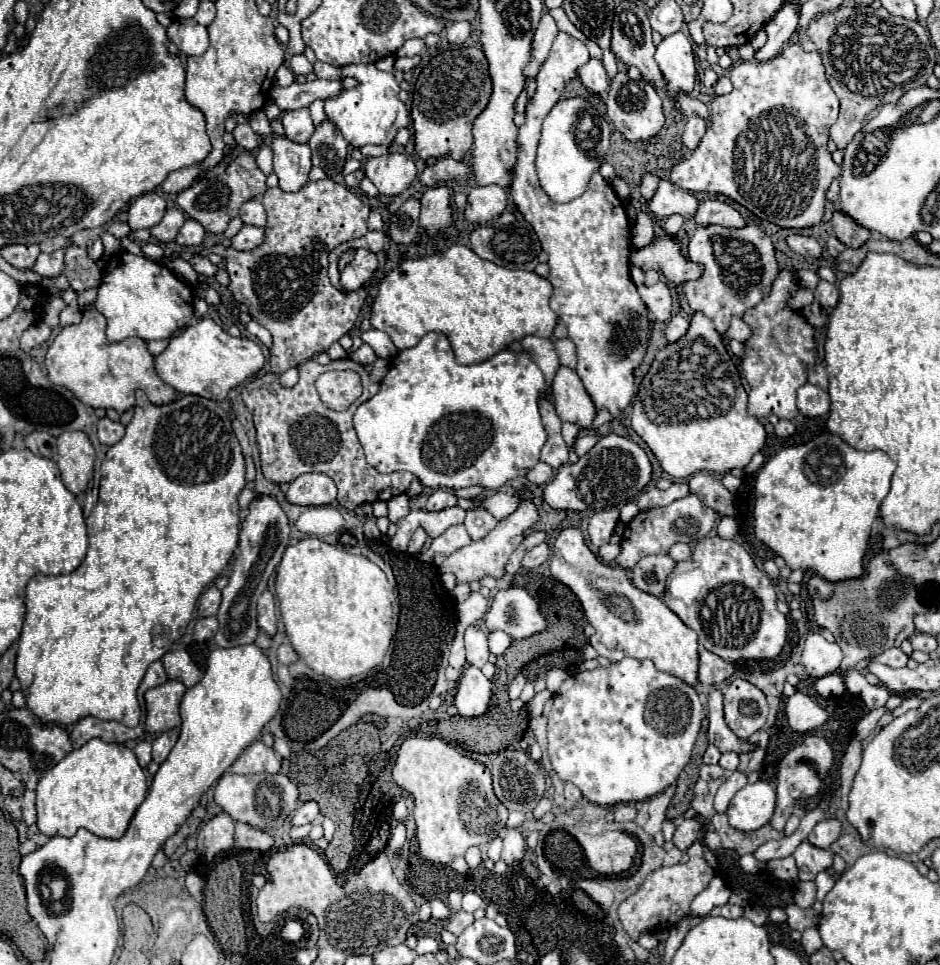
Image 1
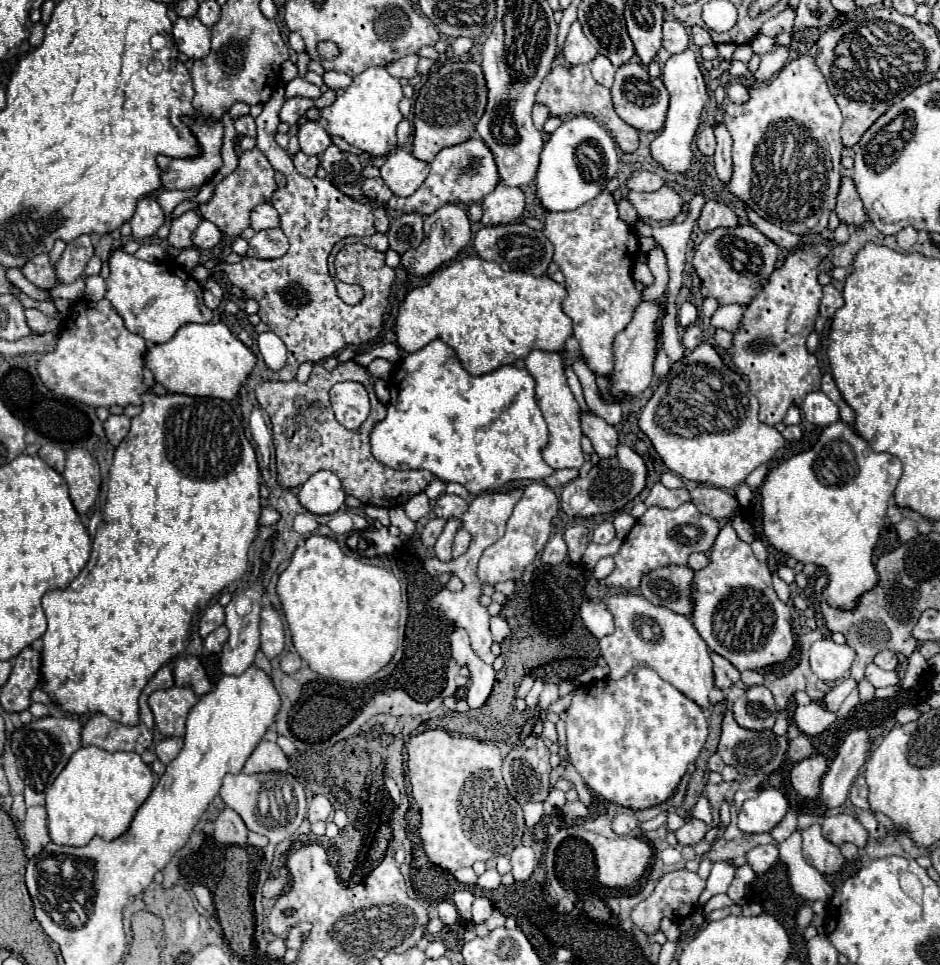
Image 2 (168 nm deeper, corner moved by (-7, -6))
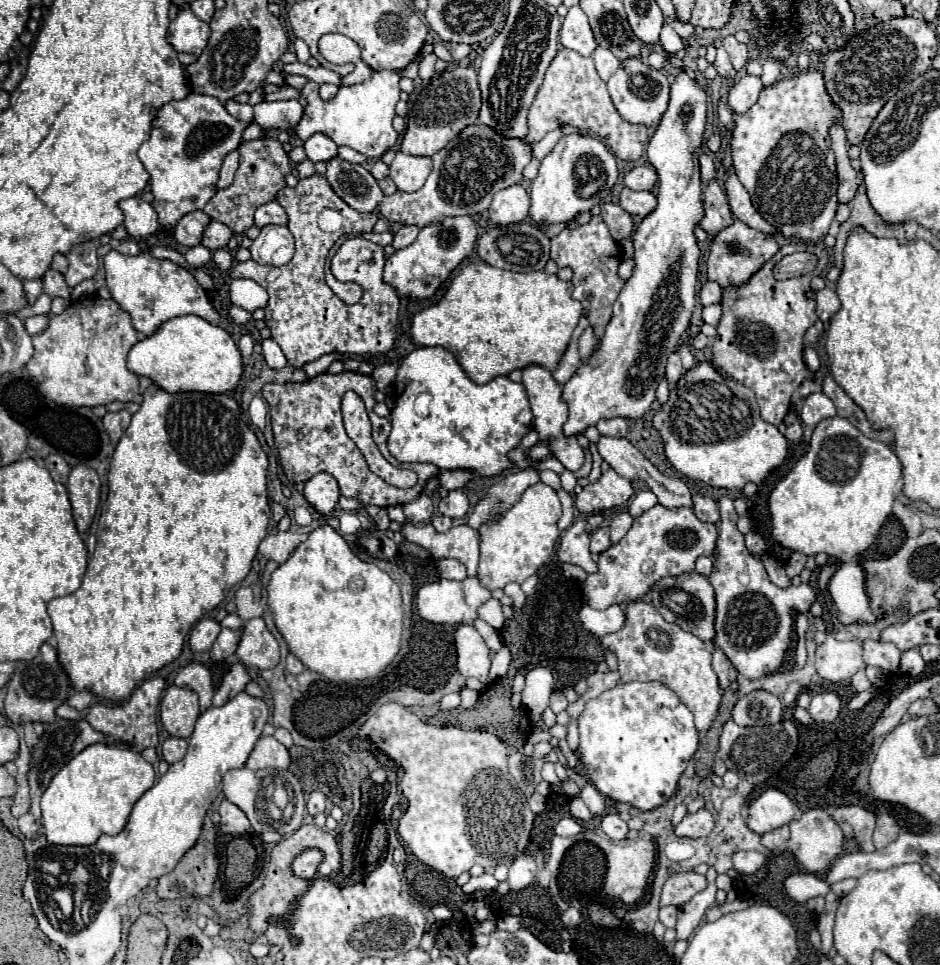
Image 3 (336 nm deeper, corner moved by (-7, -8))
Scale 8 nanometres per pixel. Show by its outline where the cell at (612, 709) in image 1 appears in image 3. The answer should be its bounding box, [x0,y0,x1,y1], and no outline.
[578,682,698,810]

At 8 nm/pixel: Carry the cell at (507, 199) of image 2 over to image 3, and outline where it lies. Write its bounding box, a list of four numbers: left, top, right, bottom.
[488,184,530,226]

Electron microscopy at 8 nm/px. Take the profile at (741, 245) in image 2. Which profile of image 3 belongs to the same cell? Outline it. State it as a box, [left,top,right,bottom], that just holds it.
[708,220,780,288]

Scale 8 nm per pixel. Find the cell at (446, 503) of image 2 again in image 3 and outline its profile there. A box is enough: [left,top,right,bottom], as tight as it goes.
[438,490,470,520]

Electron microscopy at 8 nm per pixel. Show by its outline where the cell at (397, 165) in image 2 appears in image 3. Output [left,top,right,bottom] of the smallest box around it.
[390,152,432,192]

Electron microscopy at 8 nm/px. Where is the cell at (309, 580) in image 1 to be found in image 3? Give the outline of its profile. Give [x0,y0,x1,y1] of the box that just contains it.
[268,526,413,682]

